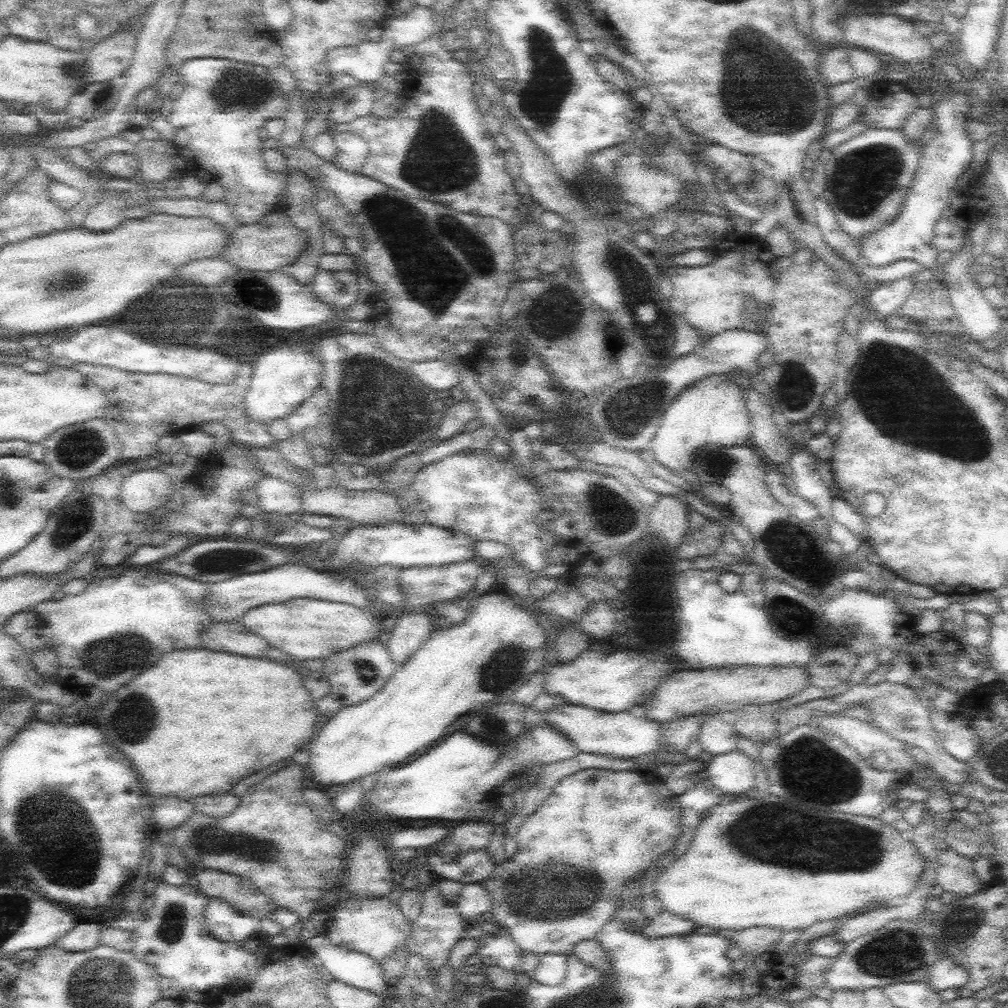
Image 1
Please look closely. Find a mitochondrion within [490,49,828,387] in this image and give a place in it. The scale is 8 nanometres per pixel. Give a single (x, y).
(748, 114)

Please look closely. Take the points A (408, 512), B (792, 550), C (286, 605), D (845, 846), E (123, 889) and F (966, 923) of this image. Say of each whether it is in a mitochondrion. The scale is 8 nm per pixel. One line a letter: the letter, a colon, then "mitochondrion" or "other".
A: other
B: mitochondrion
C: other
D: mitochondrion
E: other
F: mitochondrion

